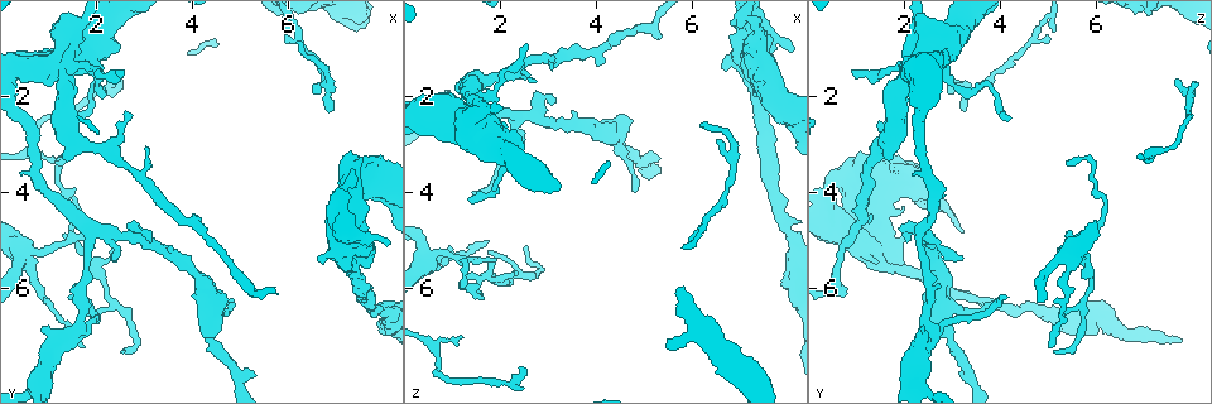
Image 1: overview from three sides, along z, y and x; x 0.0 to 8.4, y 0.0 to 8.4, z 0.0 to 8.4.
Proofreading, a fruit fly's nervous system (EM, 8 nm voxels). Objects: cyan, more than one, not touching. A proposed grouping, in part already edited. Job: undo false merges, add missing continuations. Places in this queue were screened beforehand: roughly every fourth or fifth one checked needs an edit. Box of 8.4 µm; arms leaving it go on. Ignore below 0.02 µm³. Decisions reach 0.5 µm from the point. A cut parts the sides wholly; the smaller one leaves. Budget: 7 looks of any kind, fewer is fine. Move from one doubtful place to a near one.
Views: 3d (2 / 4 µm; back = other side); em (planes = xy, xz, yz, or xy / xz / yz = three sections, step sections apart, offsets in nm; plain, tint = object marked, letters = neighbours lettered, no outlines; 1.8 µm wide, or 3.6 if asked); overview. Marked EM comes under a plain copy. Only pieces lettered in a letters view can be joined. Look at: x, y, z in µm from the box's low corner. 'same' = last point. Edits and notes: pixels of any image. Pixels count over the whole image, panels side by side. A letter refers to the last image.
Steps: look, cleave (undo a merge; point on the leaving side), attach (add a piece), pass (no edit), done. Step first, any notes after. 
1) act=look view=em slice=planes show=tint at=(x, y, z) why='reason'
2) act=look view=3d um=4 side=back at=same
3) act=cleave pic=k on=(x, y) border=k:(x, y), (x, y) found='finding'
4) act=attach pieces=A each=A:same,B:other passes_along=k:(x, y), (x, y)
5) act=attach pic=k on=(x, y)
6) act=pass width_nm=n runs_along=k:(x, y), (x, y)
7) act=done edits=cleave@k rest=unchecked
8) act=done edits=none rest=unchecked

act=look view=3d um=4 at=(2.75, 4.75, 1.95) why='an open end'

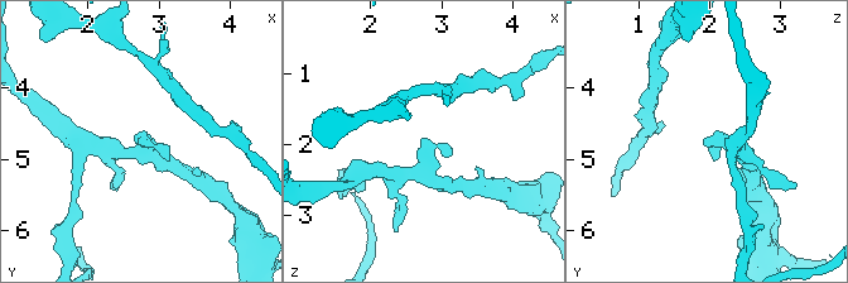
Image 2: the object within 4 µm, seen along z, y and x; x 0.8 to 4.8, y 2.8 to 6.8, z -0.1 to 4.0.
act=look view=em slice=yz step=16 show=letters at=(2.75, 4.70, 1.85)

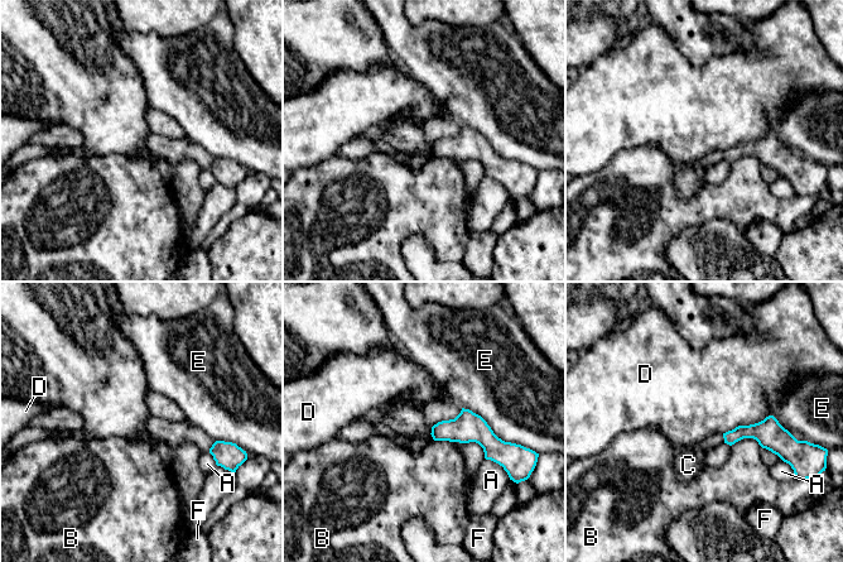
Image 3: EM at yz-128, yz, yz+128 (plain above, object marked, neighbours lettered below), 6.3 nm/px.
act=pass width_nm=130 longest_contact=E:380nm each=A:other,B:other,C:other,D:other,E:other,F:other found='no lettered piece goes on from it'

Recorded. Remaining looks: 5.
act=look view=em slice=xz step=16 show=tint at=(0.65, 5.30, 5.30) why='four arms meet'

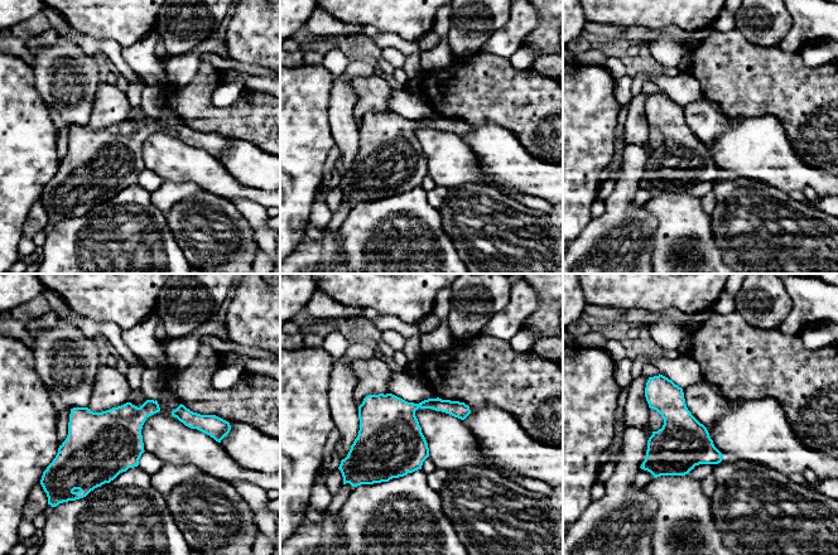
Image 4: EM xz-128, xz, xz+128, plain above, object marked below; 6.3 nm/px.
act=look view=em slice=planes show=tint at=same why='cut it another way'

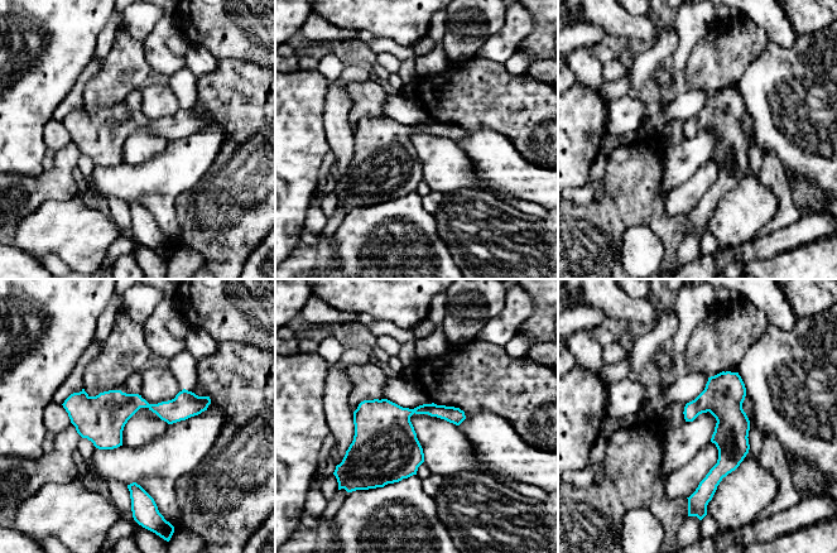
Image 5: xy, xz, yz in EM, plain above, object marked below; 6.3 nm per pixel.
act=look view=em slice=planes show=letters at=same why='what lies round it'

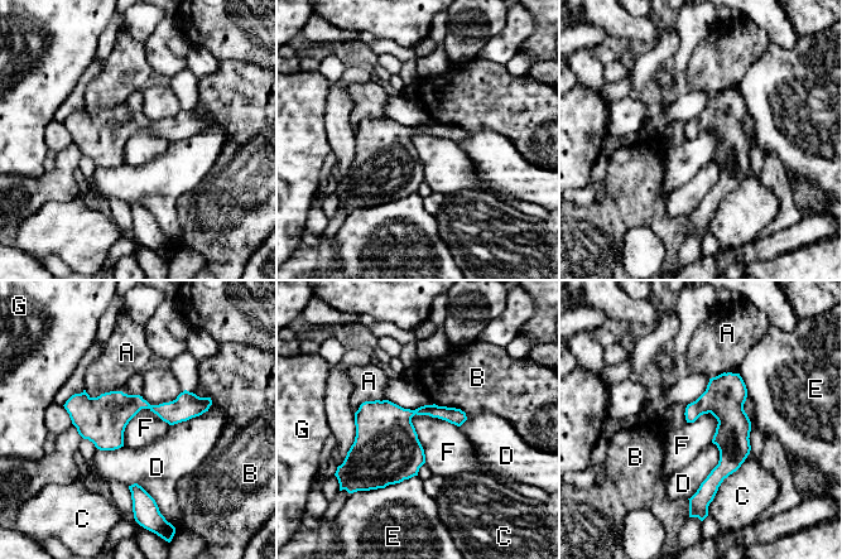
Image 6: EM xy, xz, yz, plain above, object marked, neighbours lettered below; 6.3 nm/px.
act=pass width_nm=170 each=A:other,B:other,C:other,D:other,E:other,F:other,G:other runs_along=6:(207, 400), (181, 409), (68, 406) found='continuous, no second neuron'

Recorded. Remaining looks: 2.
act=look view=3d um=2 at=(1.25, 2.65, 1.80) why='abrupt turn'

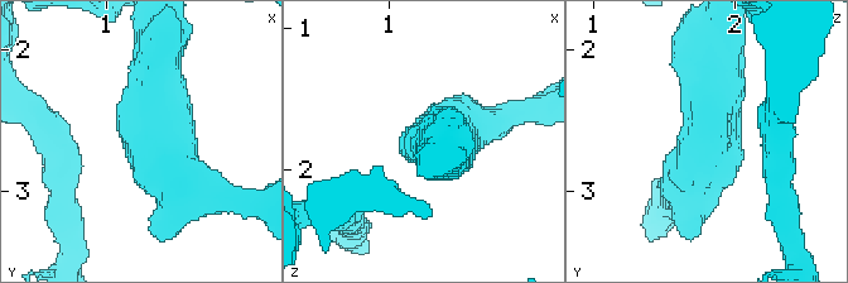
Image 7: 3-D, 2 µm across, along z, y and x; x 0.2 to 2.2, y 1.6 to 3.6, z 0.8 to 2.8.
act=look view=em slice=planes show=letters at=(1.28, 2.72, 1.80) arm_widths_nm=220,360

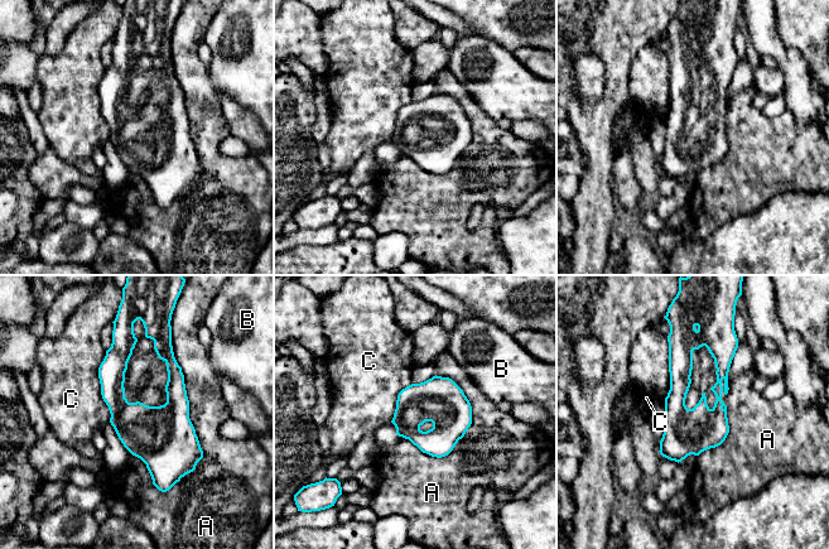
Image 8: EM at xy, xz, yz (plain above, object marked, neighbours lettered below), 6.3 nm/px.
act=pass each=A:other,B:other,C:other border=8:(105, 351), (99, 383), (110, 422) found='one neuron here'

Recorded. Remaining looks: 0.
act=done edits=none rest=unchecked

